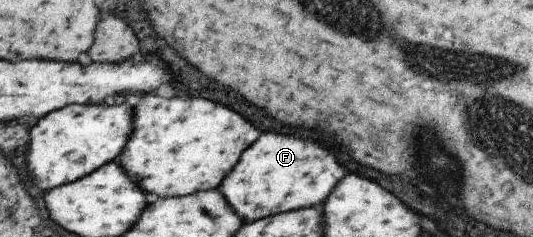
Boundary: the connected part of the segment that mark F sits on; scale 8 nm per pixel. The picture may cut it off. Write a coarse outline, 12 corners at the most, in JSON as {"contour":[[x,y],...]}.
{"contour":[[261,133],[221,195],[245,221],[323,203],[345,175],[317,141]]}

